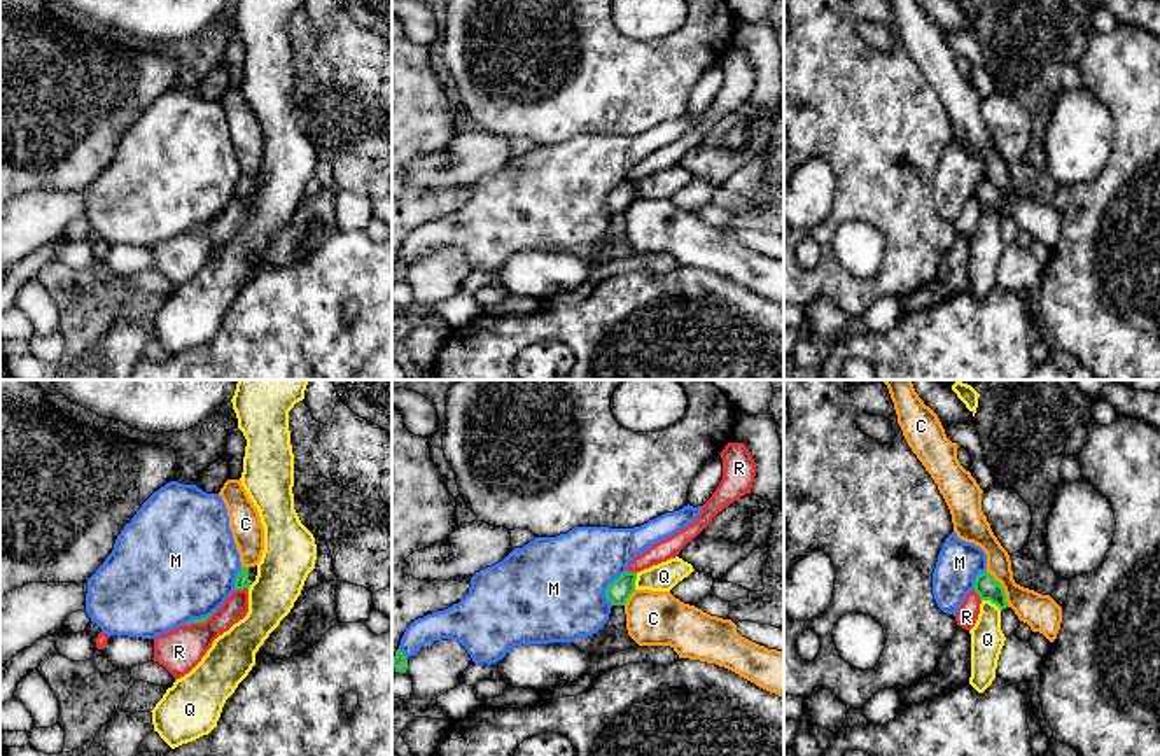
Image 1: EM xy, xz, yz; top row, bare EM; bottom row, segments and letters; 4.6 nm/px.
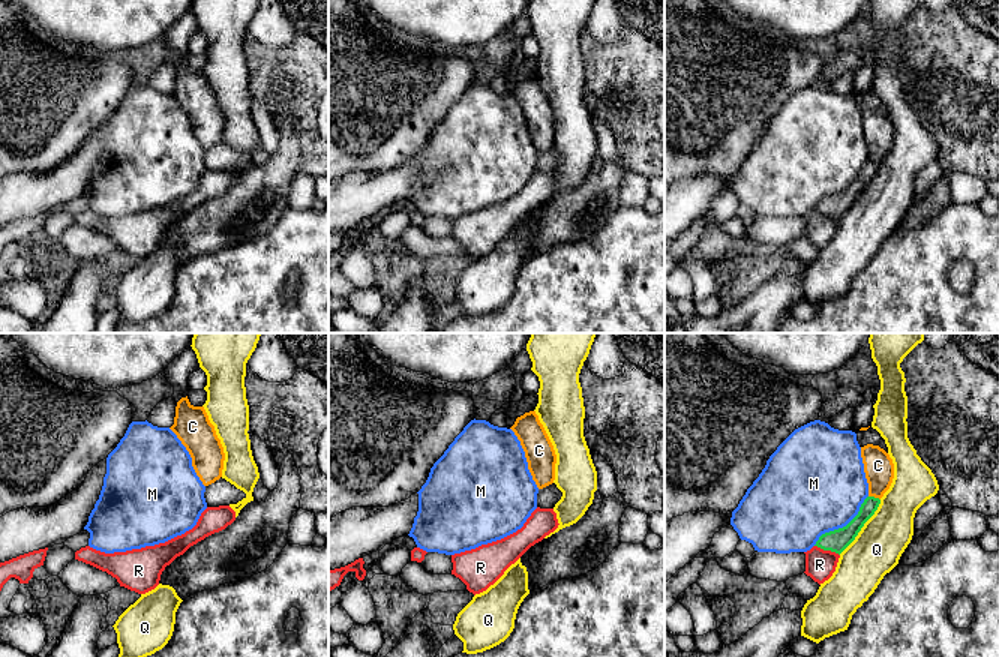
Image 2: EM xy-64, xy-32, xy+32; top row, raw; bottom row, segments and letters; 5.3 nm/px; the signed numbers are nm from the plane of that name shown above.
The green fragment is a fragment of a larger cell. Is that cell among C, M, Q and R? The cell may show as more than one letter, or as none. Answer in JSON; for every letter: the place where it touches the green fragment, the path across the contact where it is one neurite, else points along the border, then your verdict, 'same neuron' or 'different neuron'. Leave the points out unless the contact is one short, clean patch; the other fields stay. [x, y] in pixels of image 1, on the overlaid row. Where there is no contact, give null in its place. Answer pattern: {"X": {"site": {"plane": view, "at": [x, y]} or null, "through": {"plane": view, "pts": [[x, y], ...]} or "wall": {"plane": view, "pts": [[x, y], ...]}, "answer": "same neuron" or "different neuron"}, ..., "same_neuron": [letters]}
{"C": {"site": {"plane": "yz", "at": [1003, 588]}, "wall": {"plane": "yz", "pts": [[985, 571], [1003, 588], [1008, 606]]}, "answer": "different neuron"}, "M": {"site": {"plane": "xz", "at": [607, 587]}, "answer": "different neuron"}, "Q": {"site": {"plane": "yz", "at": [992, 602]}, "wall": {"plane": "yz", "pts": [[982, 599], [1001, 609]]}, "answer": "different neuron"}, "R": {"site": {"plane": "xy", "at": [240, 588]}, "wall": {"plane": "xy", "pts": [[247, 587], [235, 592]]}, "answer": "different neuron"}, "same_neuron": []}

